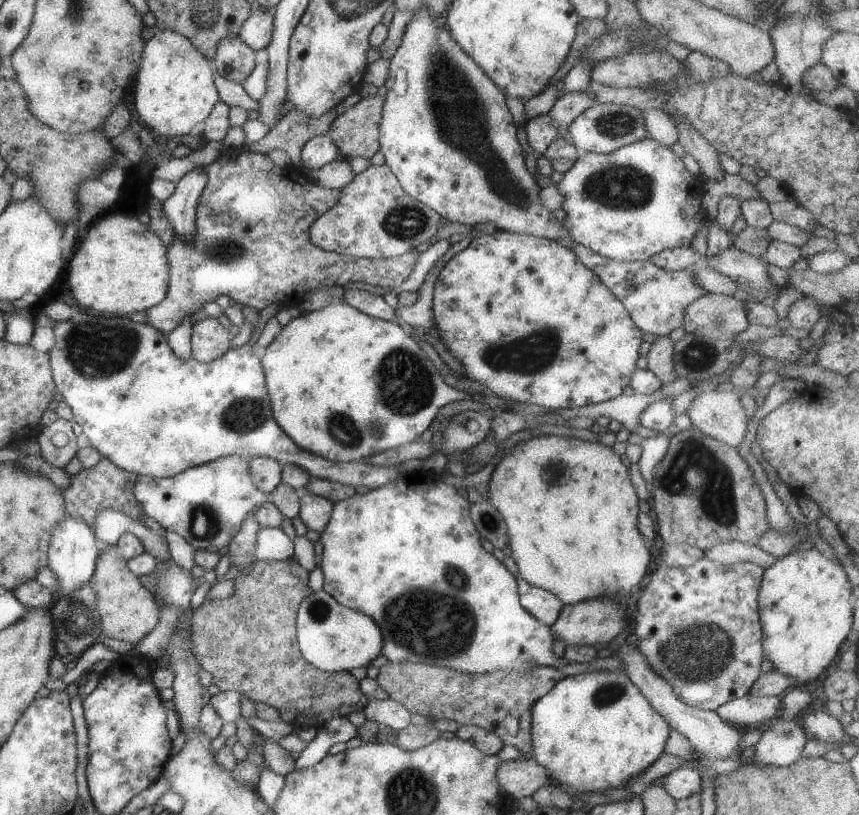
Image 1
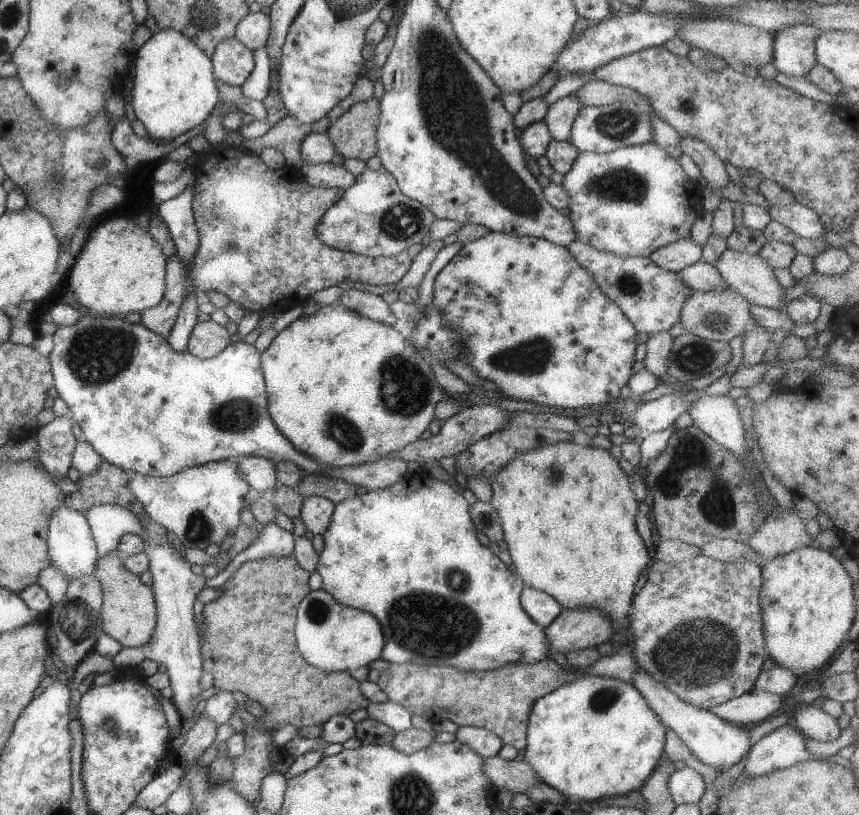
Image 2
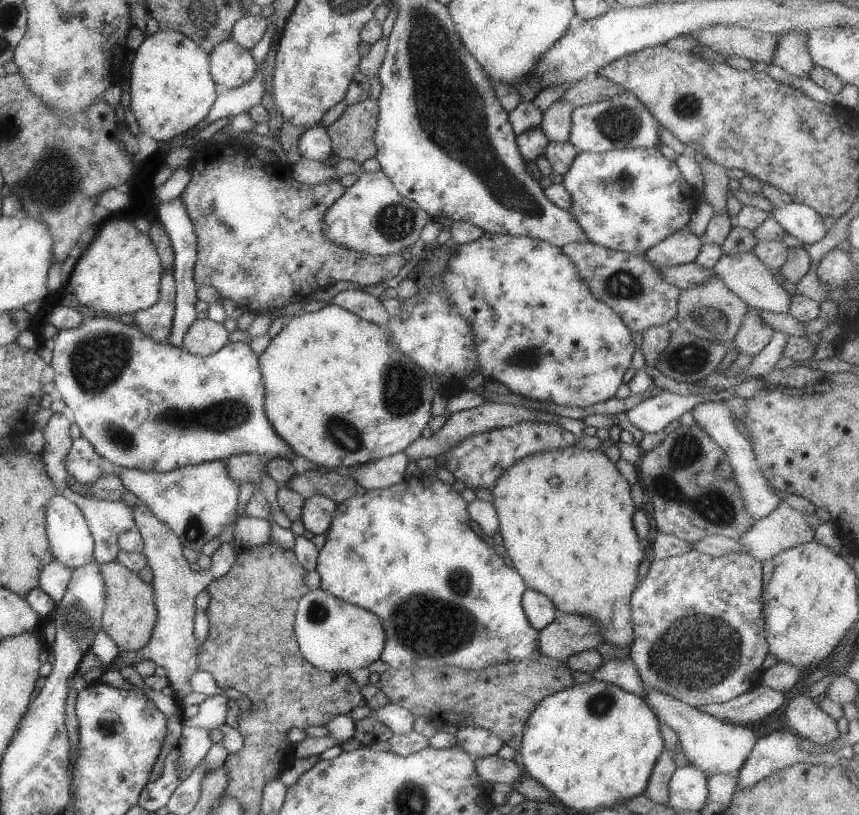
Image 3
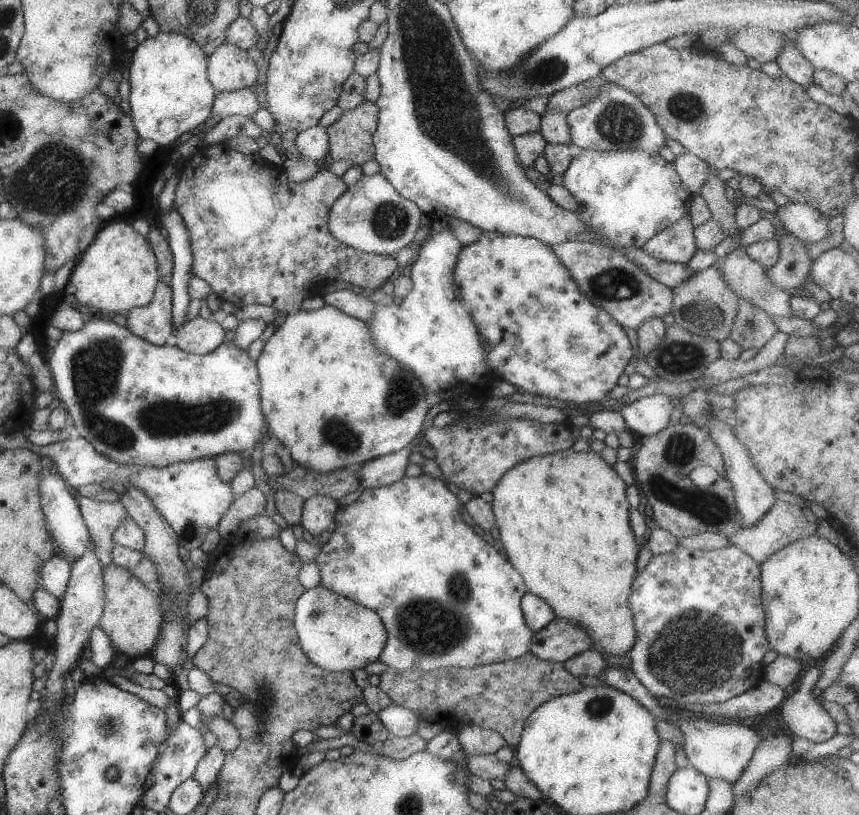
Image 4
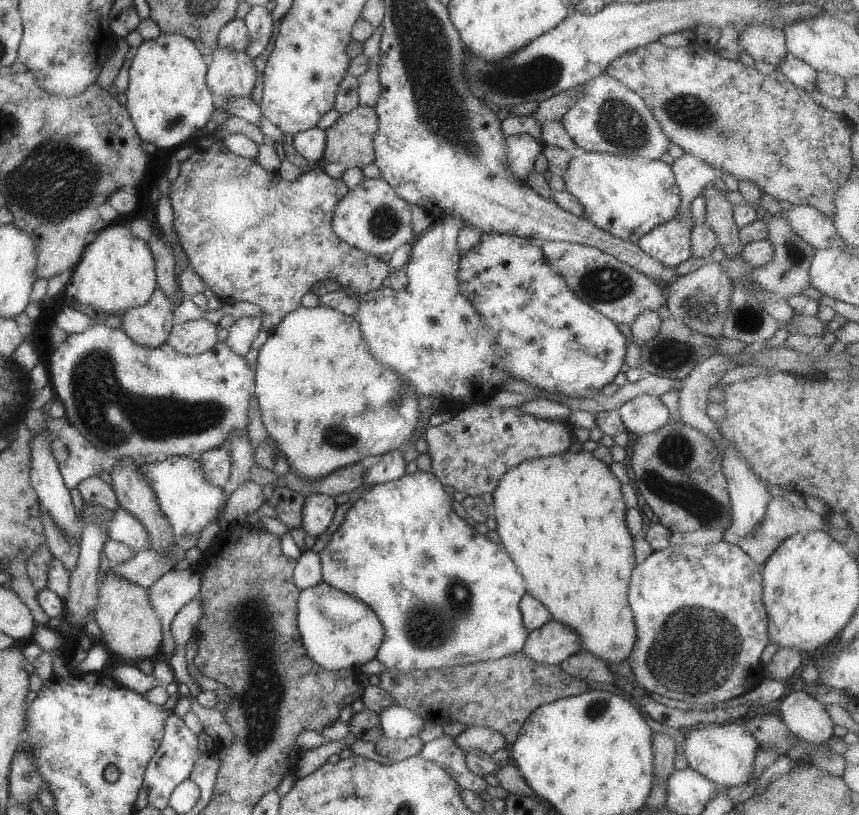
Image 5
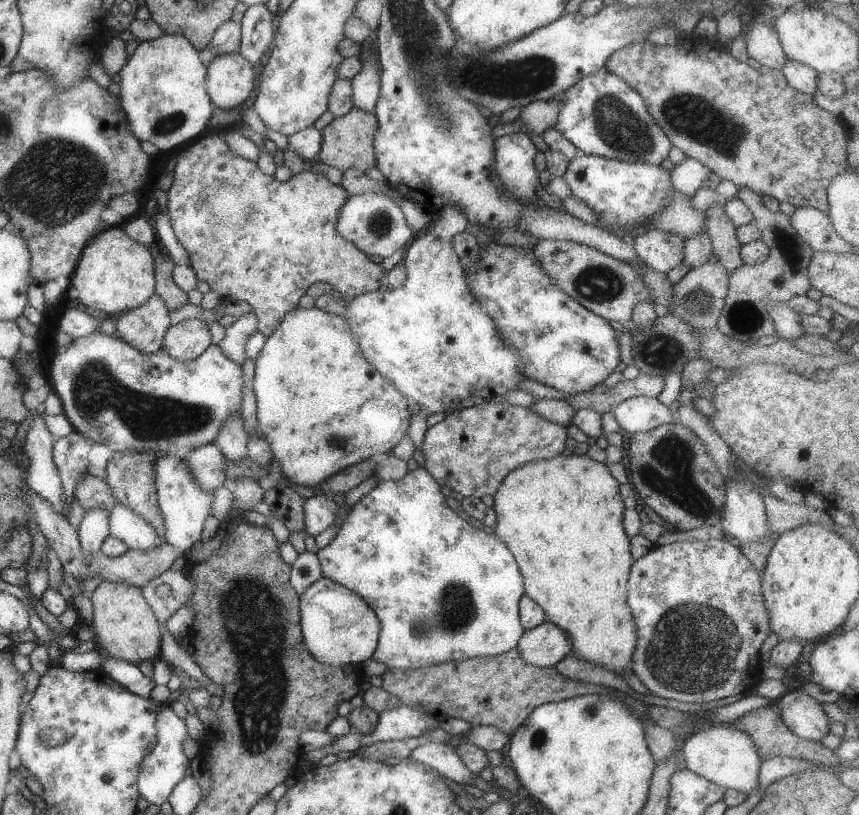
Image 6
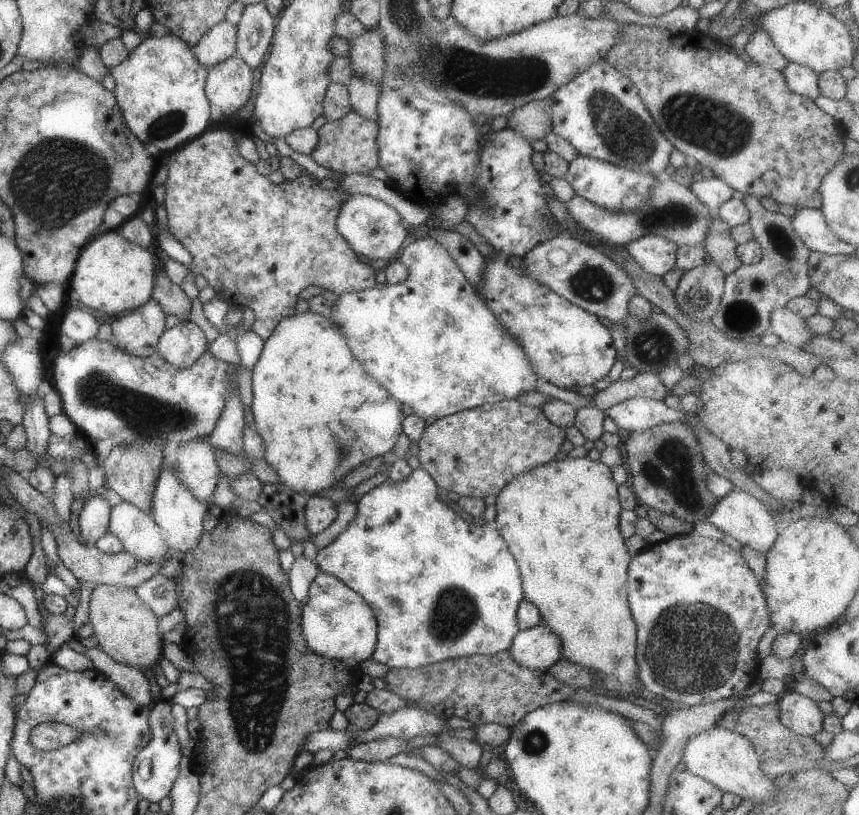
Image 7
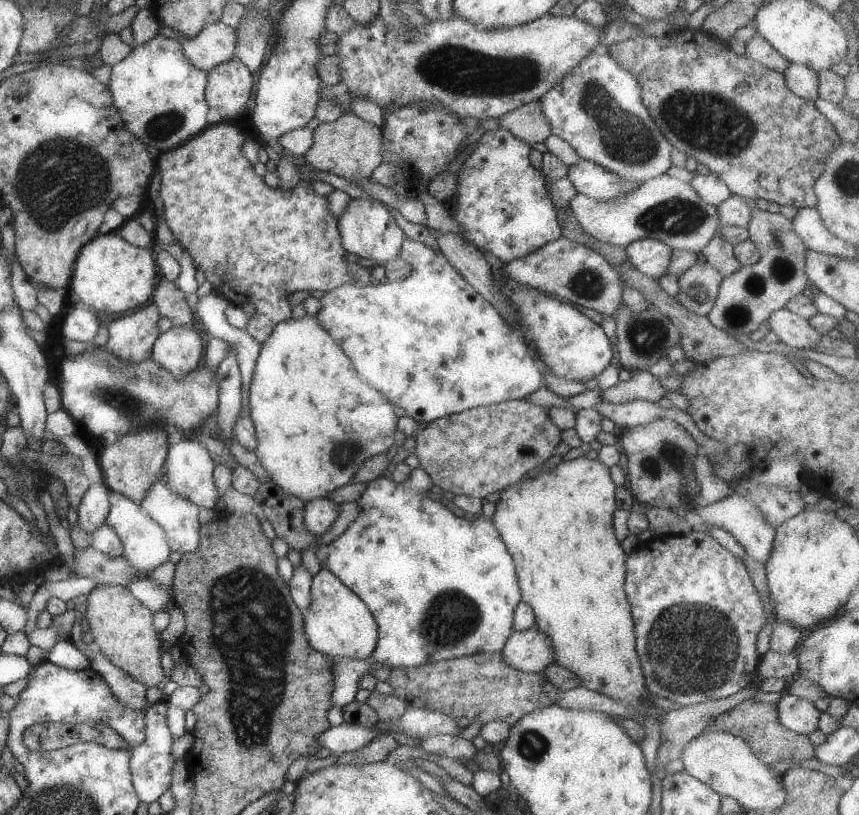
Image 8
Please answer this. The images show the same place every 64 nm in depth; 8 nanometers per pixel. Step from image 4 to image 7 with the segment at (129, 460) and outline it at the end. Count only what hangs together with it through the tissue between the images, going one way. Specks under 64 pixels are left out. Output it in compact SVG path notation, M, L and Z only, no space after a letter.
M93 338L77 344L71 352L62 353L55 360L53 384L61 400L62 412L88 437L91 444L112 438L113 446L143 441L165 445L167 442L175 442L183 445L195 439L205 440L219 420L227 398L228 382L231 384L233 380L233 374L227 366L227 362L213 358L207 350L191 367L178 370L167 365L167 362L155 354L149 357L133 357L126 354L126 351L113 347L110 342L99 342Z

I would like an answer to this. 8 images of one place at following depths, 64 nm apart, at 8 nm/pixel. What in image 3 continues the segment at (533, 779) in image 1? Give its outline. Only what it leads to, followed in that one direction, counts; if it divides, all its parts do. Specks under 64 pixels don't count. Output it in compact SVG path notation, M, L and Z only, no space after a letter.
M487 755L475 759L475 774L481 781L487 781L490 785L497 782L505 782L513 786L521 772L525 773L518 760L505 760L495 755Z

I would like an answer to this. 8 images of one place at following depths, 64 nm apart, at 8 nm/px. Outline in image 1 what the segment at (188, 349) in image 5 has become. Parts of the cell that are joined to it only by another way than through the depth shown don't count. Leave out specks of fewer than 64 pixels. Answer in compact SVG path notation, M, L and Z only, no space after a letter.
M203 318L192 325L190 334L191 357L209 363L230 348L232 336L215 318Z

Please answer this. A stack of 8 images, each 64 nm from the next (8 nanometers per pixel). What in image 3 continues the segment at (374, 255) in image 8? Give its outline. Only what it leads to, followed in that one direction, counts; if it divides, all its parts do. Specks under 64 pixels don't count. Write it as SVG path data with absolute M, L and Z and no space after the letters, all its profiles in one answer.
M381 169L377 172L361 170L357 180L345 188L343 194L323 214L321 234L332 245L386 257L400 254L404 248L409 248L419 238L421 228L429 219L428 214L416 202L407 200L395 190Z

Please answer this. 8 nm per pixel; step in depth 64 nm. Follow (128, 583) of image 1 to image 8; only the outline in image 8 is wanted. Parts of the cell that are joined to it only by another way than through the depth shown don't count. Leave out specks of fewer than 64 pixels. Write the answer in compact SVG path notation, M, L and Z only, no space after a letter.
M97 585L86 596L86 603L85 617L89 623L88 632L93 638L93 648L105 656L115 669L121 670L138 684L147 689L157 687L166 676L160 666L160 652L164 643L159 640L157 632L153 629L152 613L133 598L123 585Z

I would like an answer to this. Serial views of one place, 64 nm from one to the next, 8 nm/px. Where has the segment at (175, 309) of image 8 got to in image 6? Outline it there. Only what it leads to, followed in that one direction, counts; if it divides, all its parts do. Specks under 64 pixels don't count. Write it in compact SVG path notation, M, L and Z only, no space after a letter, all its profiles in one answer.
M156 241L151 244L150 251L154 260L154 293L163 300L167 310L175 310L188 302L187 293L171 278L171 270L175 263L166 256Z

